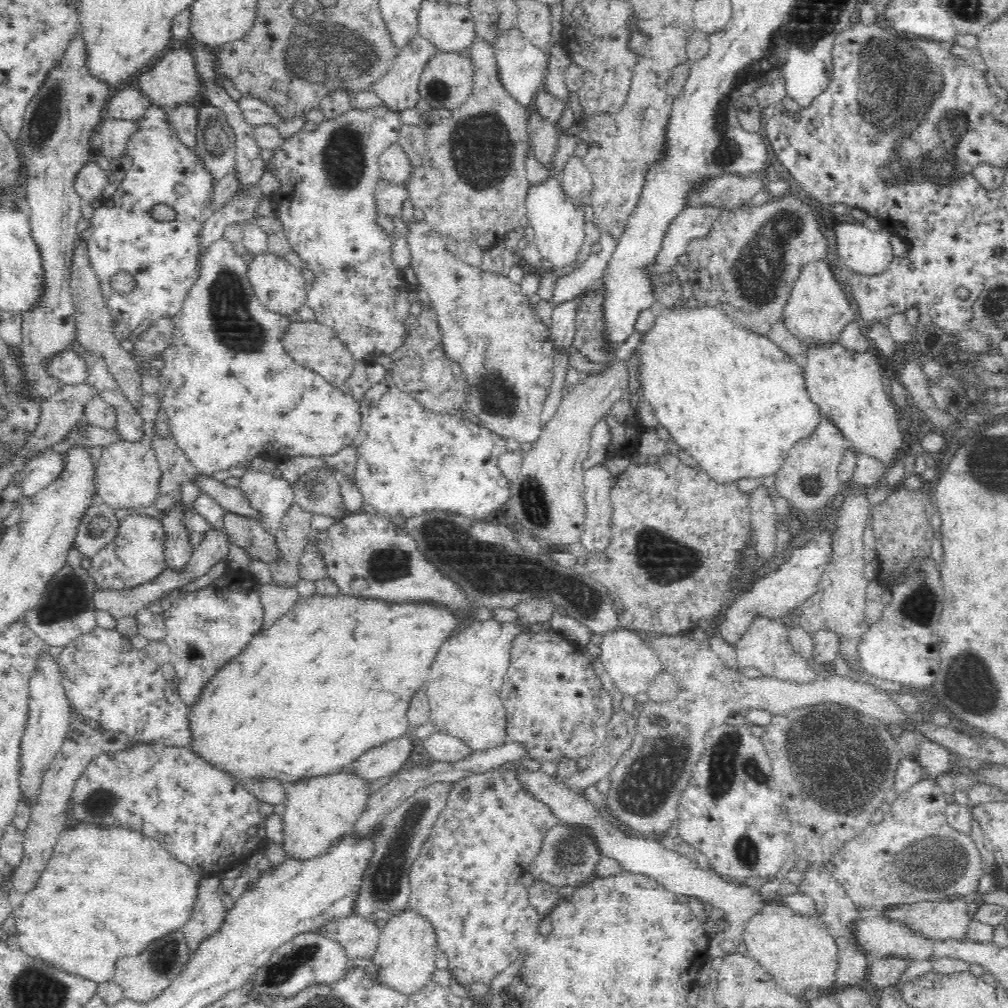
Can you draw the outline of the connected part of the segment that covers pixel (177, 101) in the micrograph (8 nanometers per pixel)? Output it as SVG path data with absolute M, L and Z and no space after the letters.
M182 45L170 47L164 58L154 64L152 69L139 74L138 88L148 96L153 105L167 110L196 100L202 92L202 82L194 55Z

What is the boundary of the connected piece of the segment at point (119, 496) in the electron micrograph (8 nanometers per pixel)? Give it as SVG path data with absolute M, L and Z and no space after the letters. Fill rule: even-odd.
M153 393L143 394L138 412L143 418L144 438L141 442L132 443L118 441L102 448L98 466L95 469L95 484L97 485L98 501L112 508L140 508L153 505L153 500L158 496L158 479L160 469L156 462L154 451L150 447L153 426L157 413L161 407L160 399Z

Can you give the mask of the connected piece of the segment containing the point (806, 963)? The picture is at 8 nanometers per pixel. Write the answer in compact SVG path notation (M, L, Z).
M768 906L762 908L756 916L745 925L744 939L747 946L747 954L760 966L763 966L772 979L785 991L793 996L801 996L806 989L828 990L835 982L835 973L839 966L839 948L835 940L832 940L827 926L818 918L808 916L796 916L795 912L787 908Z

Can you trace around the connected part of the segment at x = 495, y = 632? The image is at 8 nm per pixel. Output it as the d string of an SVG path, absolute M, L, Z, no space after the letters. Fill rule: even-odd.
M477 620L442 642L426 680L426 694L432 708L430 720L437 732L442 730L460 738L473 751L500 748L509 742L497 694L509 665L511 642L522 630L511 622Z

